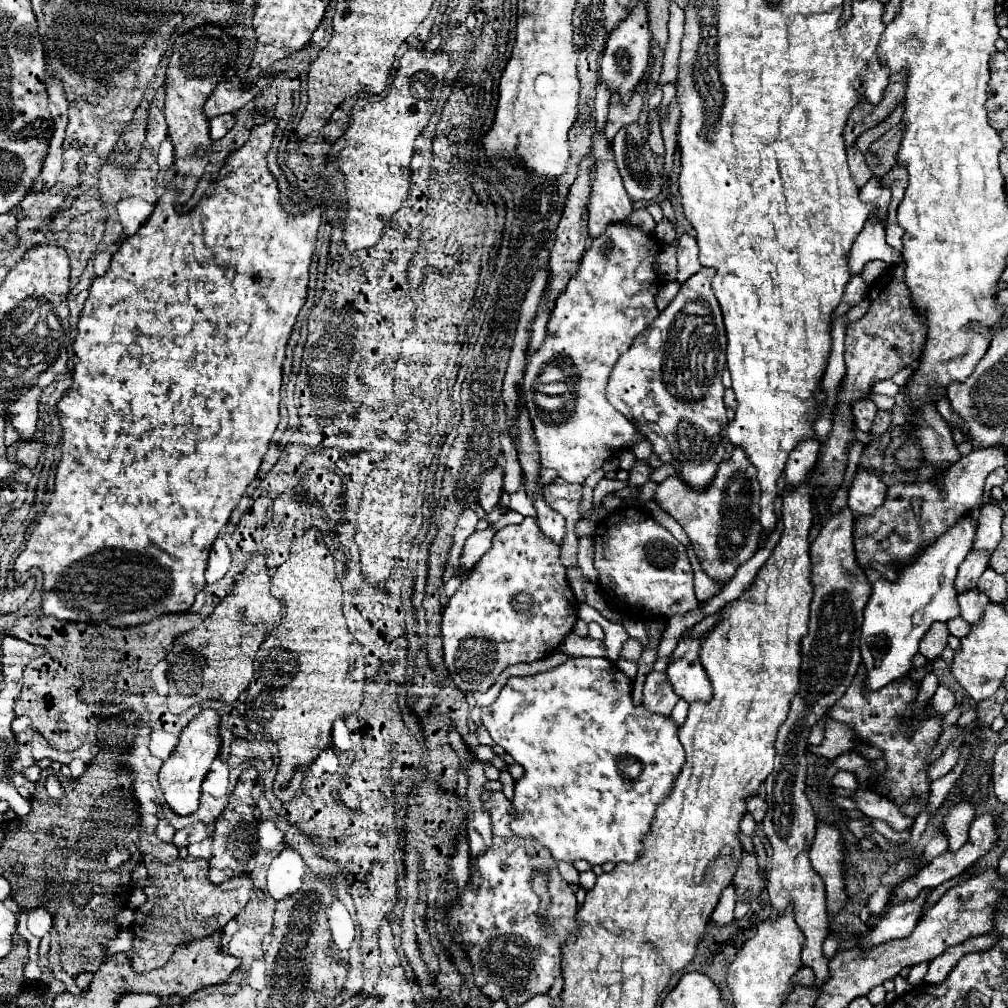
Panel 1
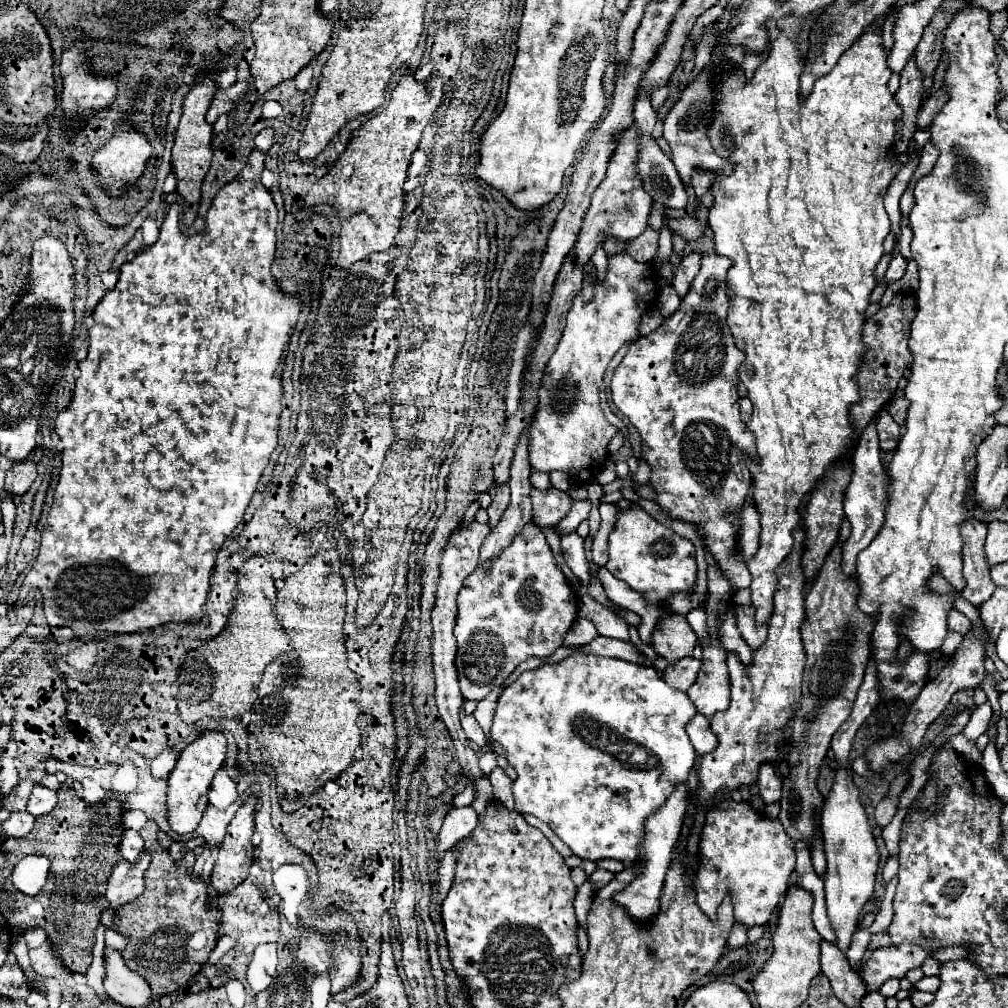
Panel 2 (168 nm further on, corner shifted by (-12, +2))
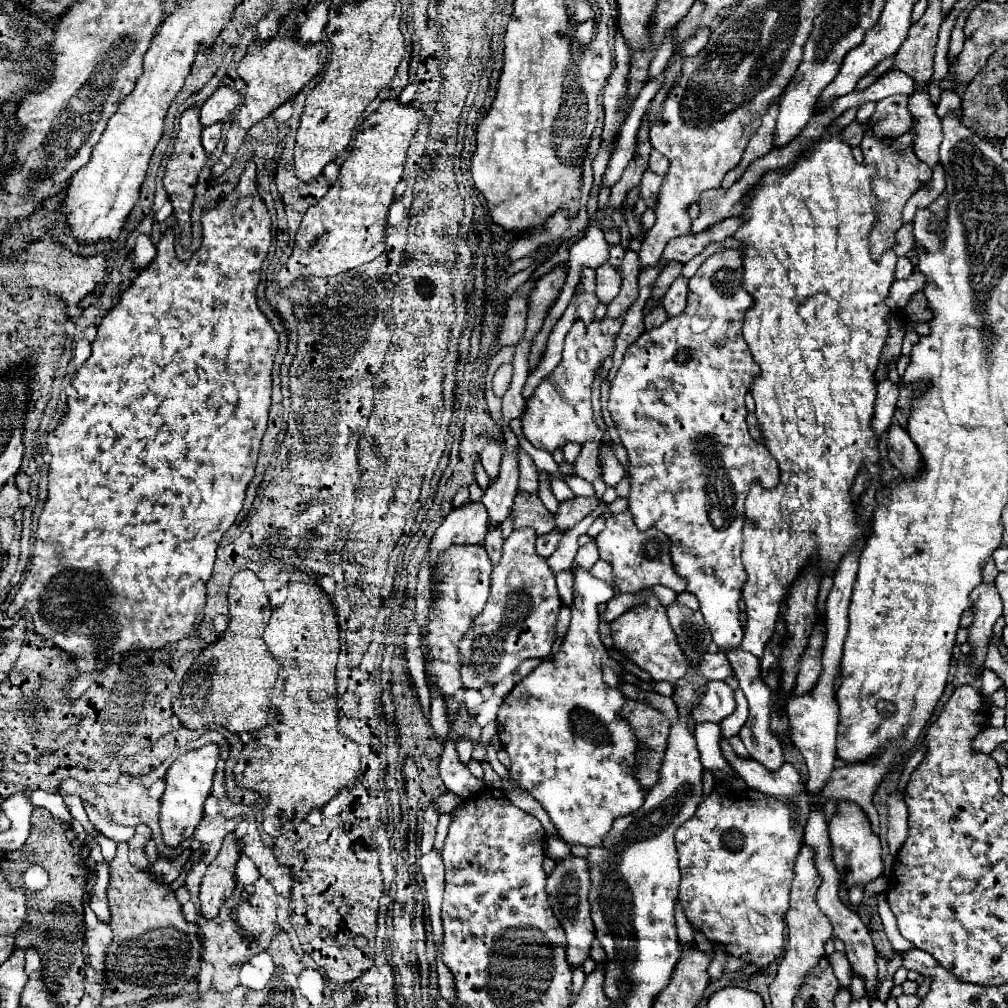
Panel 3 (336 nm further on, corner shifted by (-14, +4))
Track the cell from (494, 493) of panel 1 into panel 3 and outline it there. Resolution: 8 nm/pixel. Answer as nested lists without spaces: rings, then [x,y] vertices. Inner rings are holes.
[[[490,528],[484,540],[484,548],[488,550],[488,556],[492,558],[492,566],[496,566],[496,562],[500,562],[500,554],[502,554],[502,534],[500,528]]]

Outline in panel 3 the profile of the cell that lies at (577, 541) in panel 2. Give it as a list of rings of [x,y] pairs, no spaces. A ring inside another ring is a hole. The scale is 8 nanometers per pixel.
[[[576,570],[574,572],[574,602],[570,606],[572,610],[572,620],[570,620],[570,628],[568,628],[568,634],[562,642],[562,648],[554,654],[554,662],[542,662],[538,668],[534,668],[522,682],[518,682],[512,692],[504,698],[504,704],[500,706],[500,712],[498,712],[498,736],[500,736],[500,742],[502,742],[502,748],[508,752],[510,756],[510,776],[524,788],[528,790],[542,806],[544,810],[548,812],[552,824],[558,828],[560,836],[564,840],[568,840],[570,844],[584,844],[584,846],[600,846],[602,844],[602,838],[604,834],[612,828],[612,820],[620,818],[620,816],[626,816],[626,814],[632,814],[636,812],[642,804],[644,804],[644,796],[646,792],[640,788],[640,784],[636,782],[634,778],[634,772],[636,772],[636,762],[634,762],[634,754],[636,754],[636,736],[632,734],[630,726],[620,720],[618,716],[618,710],[624,706],[626,698],[624,694],[620,692],[620,666],[608,656],[604,644],[600,642],[600,636],[598,636],[598,604],[602,602],[608,602],[610,598],[614,596],[614,588],[612,584],[608,582],[602,582],[598,578],[594,578],[590,572],[586,570]]]

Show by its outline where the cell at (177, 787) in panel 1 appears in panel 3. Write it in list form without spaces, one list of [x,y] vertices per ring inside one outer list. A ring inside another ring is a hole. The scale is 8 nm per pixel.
[[[206,744],[198,750],[186,752],[180,758],[174,760],[174,764],[170,766],[168,774],[166,774],[166,790],[162,796],[162,806],[160,806],[160,830],[162,830],[162,838],[164,844],[174,848],[180,846],[186,838],[190,838],[196,830],[196,826],[202,820],[202,806],[206,802],[206,798],[210,796],[210,788],[212,788],[212,778],[214,778],[214,770],[216,770],[216,762],[218,762],[218,746],[216,744]]]

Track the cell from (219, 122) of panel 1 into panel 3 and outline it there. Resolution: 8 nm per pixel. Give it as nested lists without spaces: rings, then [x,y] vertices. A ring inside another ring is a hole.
[[[220,122],[218,124],[212,124],[212,126],[208,126],[208,128],[202,130],[202,146],[204,146],[204,150],[208,154],[216,148],[216,144],[220,140],[220,132],[222,132],[222,124]]]

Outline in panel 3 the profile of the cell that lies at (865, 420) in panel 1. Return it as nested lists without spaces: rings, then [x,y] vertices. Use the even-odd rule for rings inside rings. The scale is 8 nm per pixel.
[[[892,424],[888,430],[888,458],[908,480],[916,478],[922,470],[922,454],[918,454],[912,438],[898,424]]]

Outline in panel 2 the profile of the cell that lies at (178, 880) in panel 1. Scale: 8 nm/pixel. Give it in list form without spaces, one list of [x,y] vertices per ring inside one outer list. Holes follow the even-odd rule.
[[[148,820],[140,832],[146,842],[146,854],[152,856],[150,868],[144,874],[146,890],[140,898],[118,908],[118,932],[130,938],[122,952],[126,966],[138,972],[154,992],[170,994],[184,988],[190,978],[208,962],[218,934],[218,908],[210,908],[210,884],[204,878],[194,878],[194,854],[188,852],[182,860],[172,860],[168,850],[158,842],[158,826]]]

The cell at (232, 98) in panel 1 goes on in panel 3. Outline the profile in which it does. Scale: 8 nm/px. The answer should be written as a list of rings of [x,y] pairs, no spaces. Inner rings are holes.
[[[224,86],[216,88],[214,94],[200,106],[200,122],[202,122],[202,126],[210,126],[214,122],[228,120],[236,104],[238,104],[238,98],[234,98],[228,92],[228,88],[224,88]]]

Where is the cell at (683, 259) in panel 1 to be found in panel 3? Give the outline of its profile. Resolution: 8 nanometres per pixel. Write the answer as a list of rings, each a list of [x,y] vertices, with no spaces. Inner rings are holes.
[[[680,276],[672,282],[670,290],[666,292],[666,296],[662,300],[662,308],[666,310],[668,318],[678,316],[686,308],[686,294],[688,294],[688,280]]]

